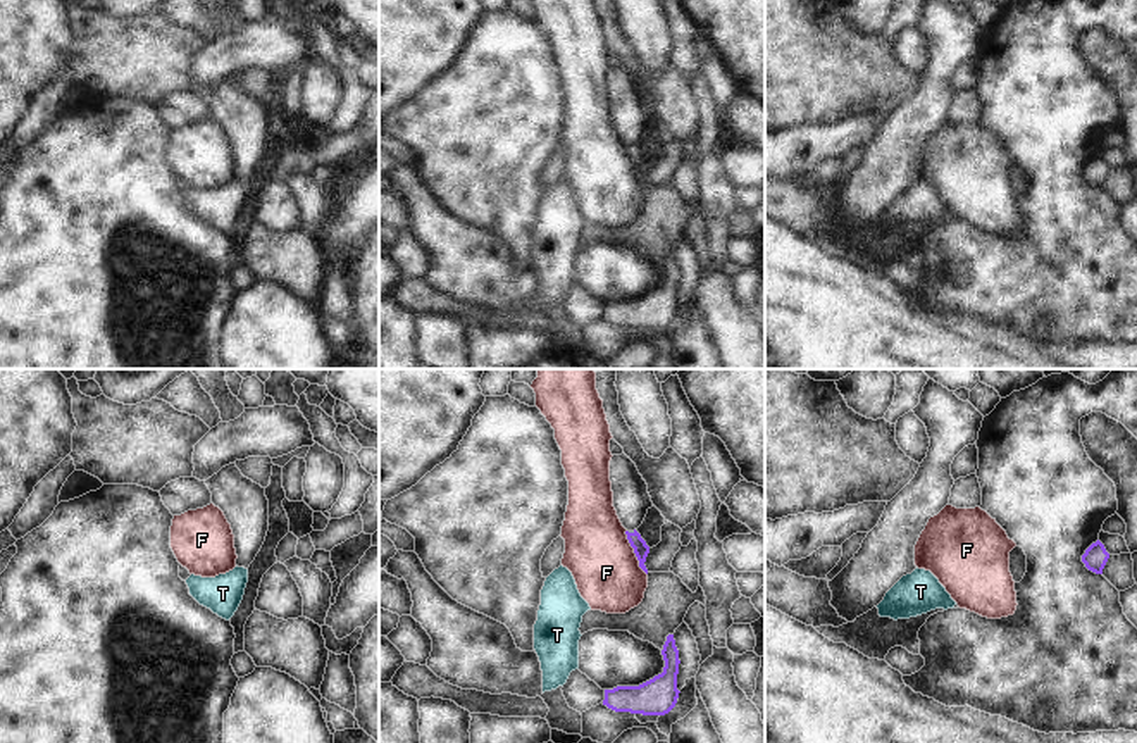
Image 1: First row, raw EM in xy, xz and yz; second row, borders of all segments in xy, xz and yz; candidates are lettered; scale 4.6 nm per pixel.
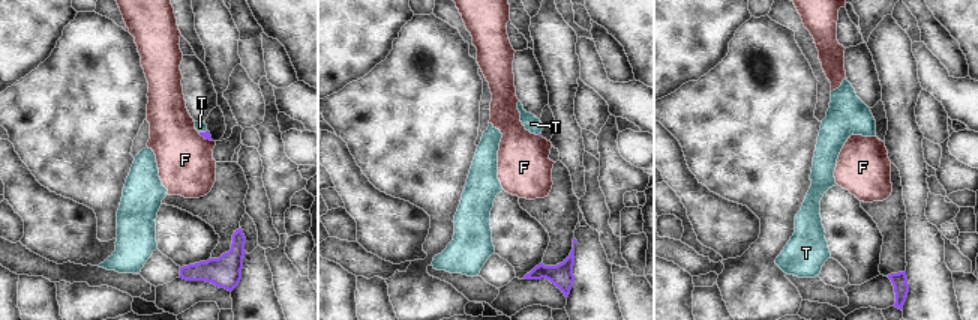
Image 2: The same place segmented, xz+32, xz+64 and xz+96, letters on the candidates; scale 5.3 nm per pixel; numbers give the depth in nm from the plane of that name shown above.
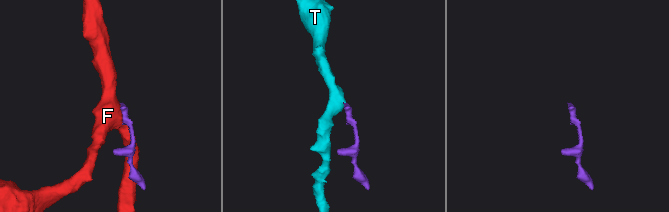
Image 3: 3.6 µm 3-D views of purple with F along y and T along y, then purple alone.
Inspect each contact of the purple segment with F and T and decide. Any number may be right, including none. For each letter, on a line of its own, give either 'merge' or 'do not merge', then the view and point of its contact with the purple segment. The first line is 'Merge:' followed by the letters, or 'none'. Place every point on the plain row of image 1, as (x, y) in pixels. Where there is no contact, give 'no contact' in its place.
Merge: T
F: do not merge | xz (634, 166)
T: merge | xz (631, 147)

